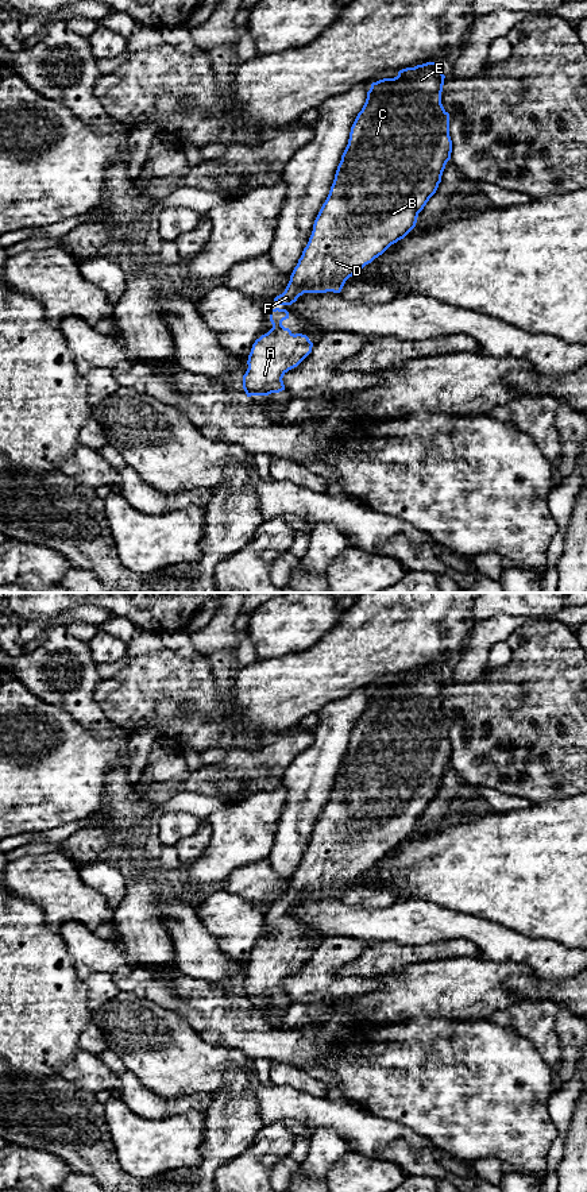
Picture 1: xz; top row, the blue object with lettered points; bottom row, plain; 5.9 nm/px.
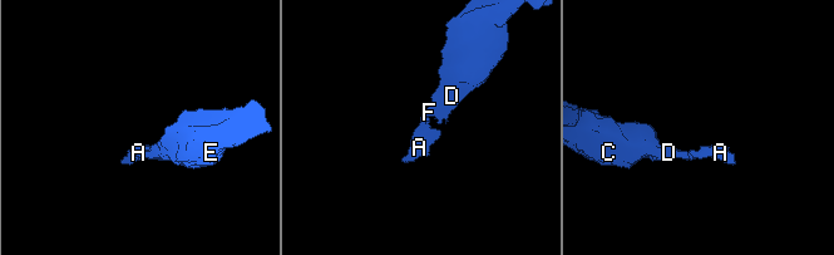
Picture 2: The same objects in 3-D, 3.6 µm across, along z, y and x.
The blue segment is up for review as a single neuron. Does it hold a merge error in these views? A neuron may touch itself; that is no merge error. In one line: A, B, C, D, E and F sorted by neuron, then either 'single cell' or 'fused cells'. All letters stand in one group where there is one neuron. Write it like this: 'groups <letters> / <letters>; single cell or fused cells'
groups A B C D E F; single cell

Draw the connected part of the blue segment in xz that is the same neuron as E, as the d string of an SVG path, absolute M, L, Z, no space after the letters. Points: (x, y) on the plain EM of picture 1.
M426 667L399 675L394 683L371 688L366 707L351 732L348 749L329 799L314 825L309 846L285 896L274 903L278 910L291 910L304 898L340 898L350 882L360 877L416 832L418 818L436 798L452 757L449 718L441 709L444 683L437 667Z

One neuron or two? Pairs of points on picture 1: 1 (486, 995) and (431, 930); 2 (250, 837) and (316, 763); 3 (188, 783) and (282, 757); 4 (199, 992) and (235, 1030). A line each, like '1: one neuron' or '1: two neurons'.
1: two neurons
2: two neurons
3: one neuron
4: one neuron

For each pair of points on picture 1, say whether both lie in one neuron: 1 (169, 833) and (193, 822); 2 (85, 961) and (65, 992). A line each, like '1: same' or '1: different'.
1: same
2: different

